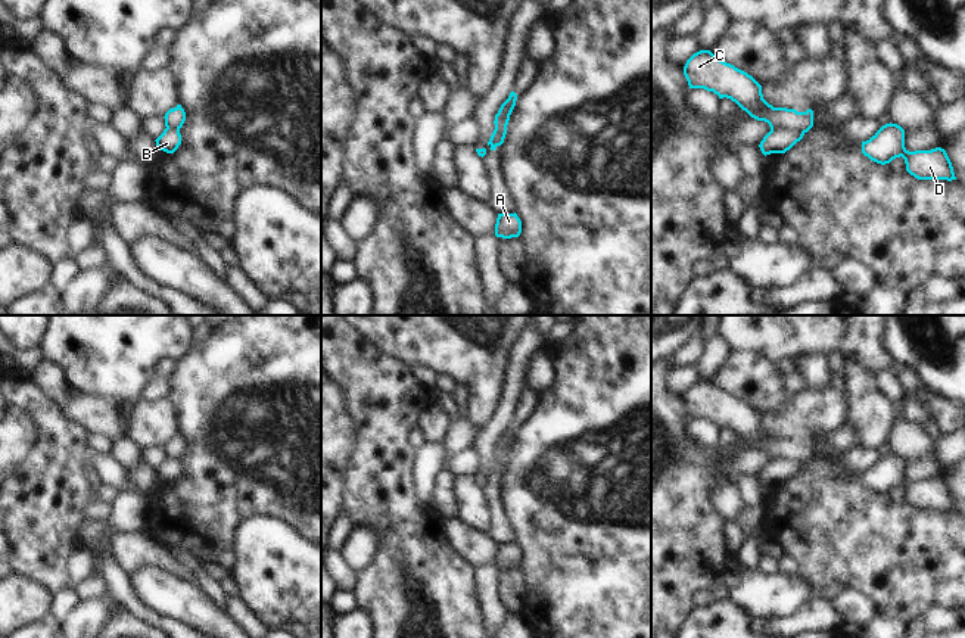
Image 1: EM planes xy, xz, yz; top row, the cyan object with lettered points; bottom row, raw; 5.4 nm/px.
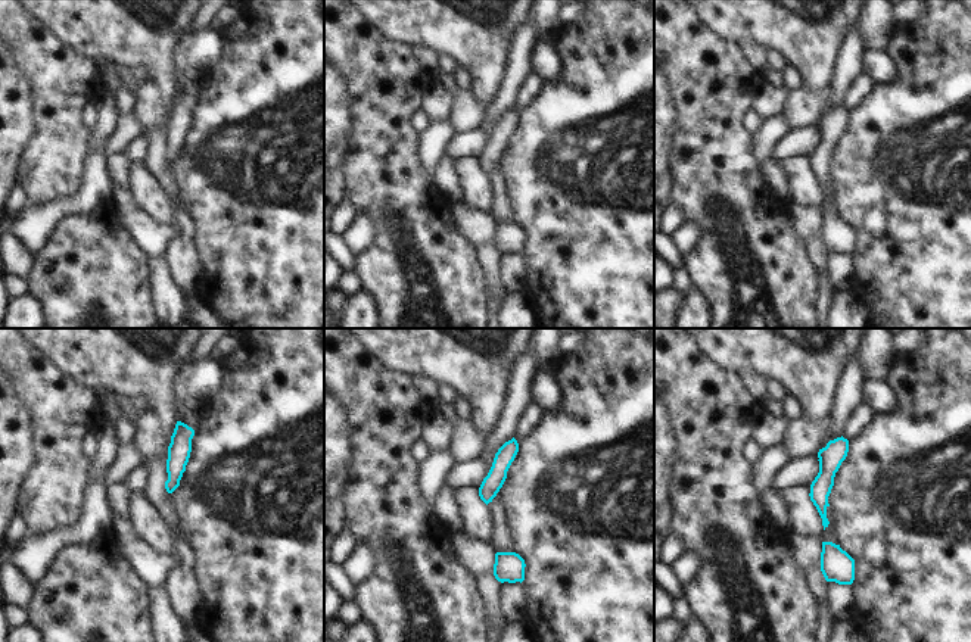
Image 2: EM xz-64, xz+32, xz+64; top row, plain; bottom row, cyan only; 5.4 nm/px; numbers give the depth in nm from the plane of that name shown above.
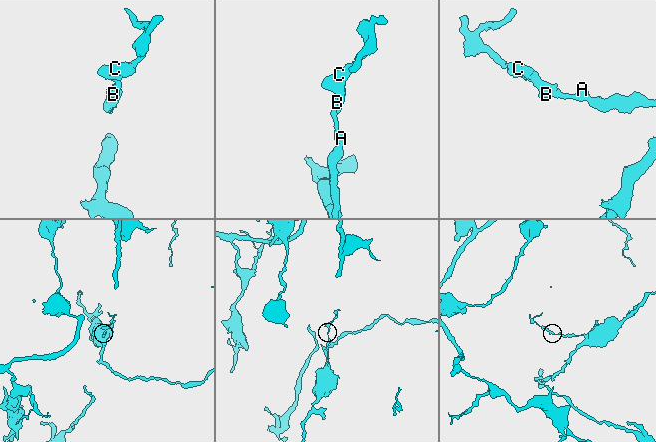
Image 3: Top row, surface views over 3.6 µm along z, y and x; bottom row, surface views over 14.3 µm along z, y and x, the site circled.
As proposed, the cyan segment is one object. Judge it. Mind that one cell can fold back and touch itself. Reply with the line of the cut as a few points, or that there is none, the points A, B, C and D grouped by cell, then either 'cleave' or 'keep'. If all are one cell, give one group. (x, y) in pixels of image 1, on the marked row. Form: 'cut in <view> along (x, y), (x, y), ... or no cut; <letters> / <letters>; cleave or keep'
cut in yz along (771, 128), (790, 128), (803, 134); A B D / C; cleave

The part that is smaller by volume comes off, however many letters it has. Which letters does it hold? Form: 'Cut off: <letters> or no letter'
Cut off: C

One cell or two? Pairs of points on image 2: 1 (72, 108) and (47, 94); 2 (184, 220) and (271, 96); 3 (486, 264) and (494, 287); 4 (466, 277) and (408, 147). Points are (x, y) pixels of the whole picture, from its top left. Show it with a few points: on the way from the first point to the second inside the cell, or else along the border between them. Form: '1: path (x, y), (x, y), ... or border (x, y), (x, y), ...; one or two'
1: path (67, 108), (53, 94); one
2: border (183, 208), (193, 226), (196, 249); two
3: path (491, 270), (491, 281); one
4: path (433, 245), (411, 223), (411, 180); one

